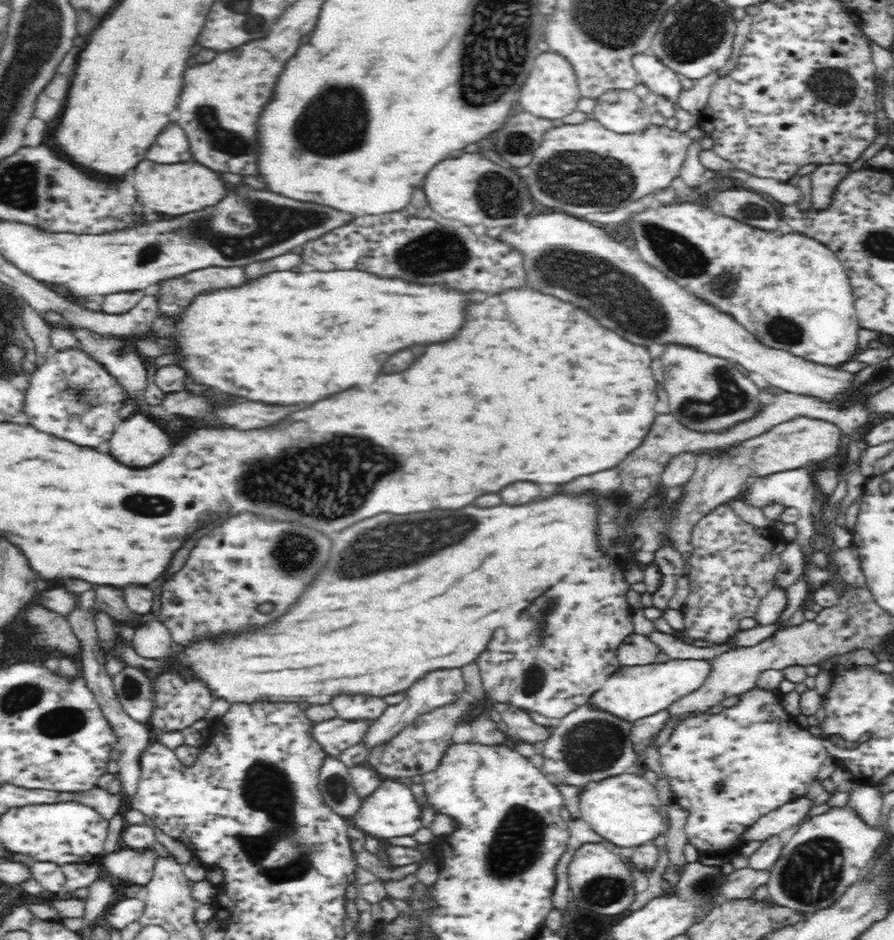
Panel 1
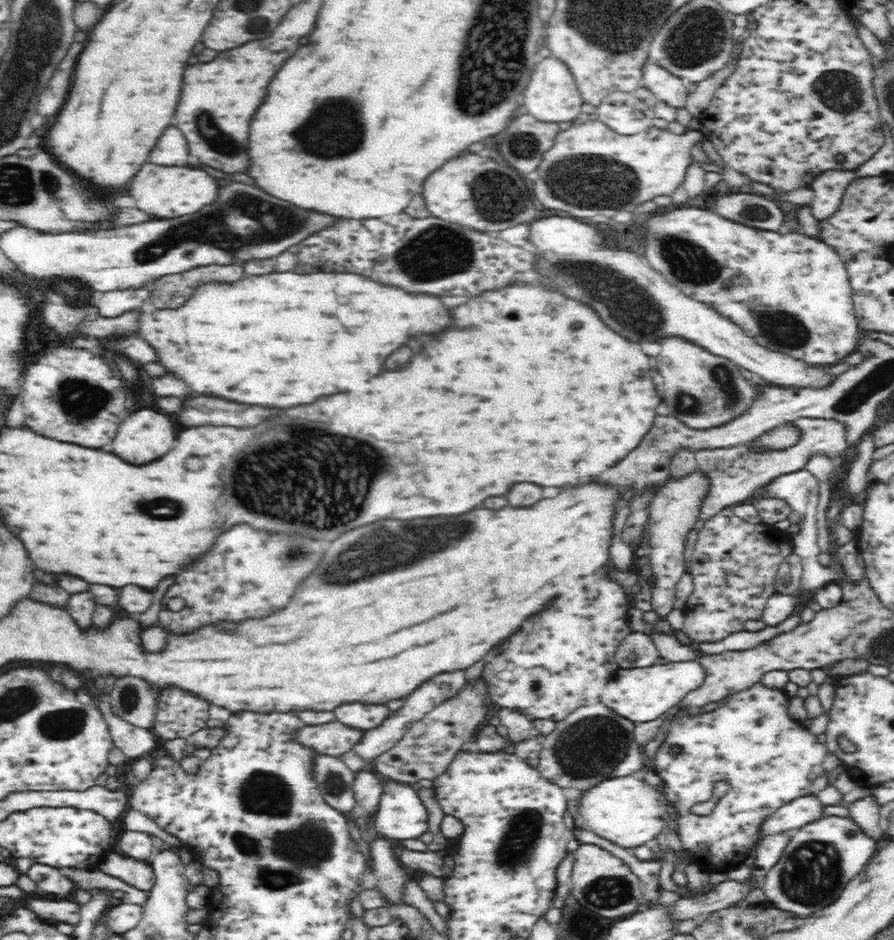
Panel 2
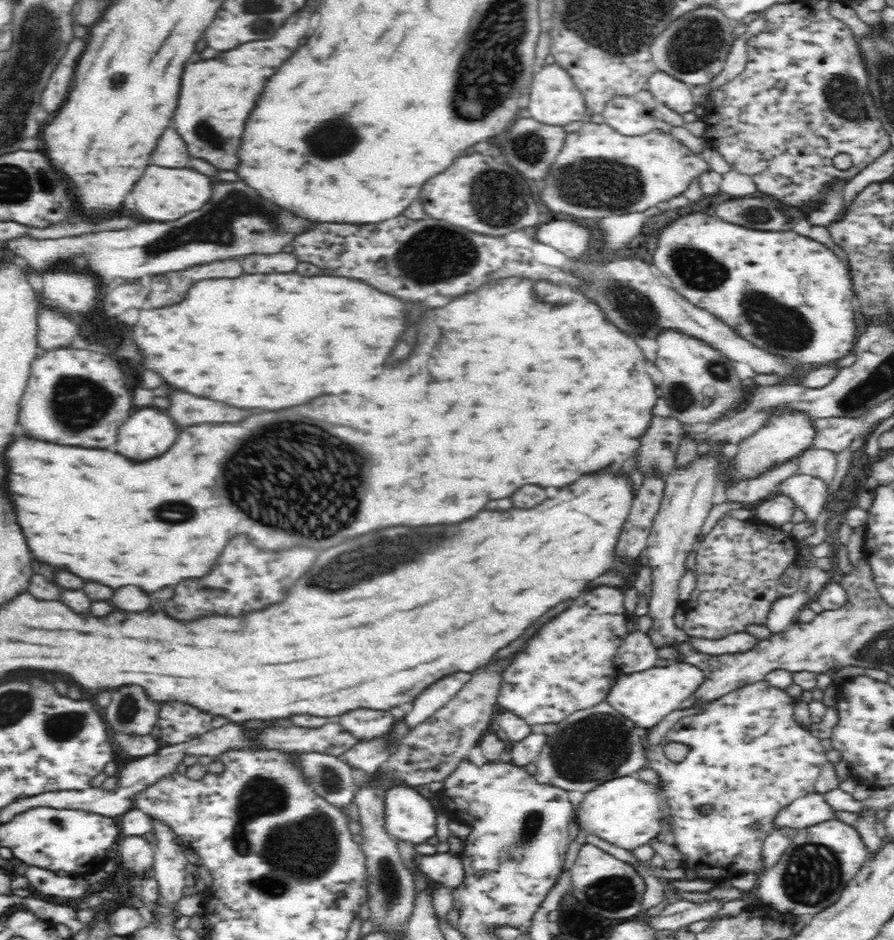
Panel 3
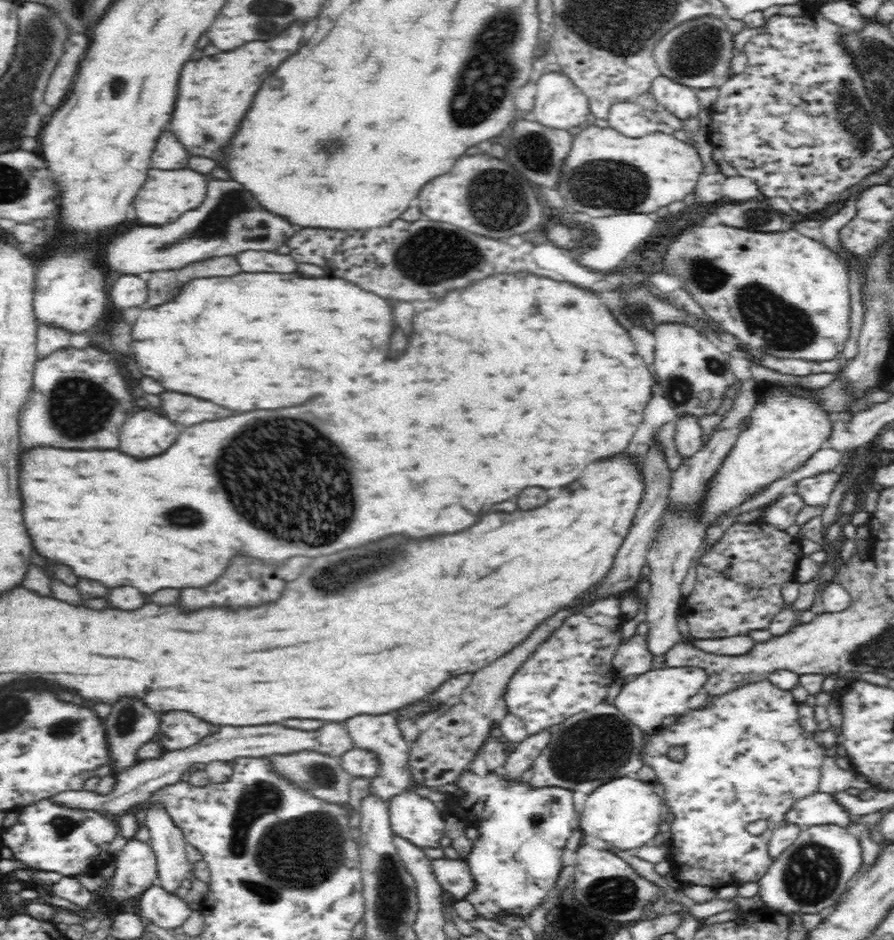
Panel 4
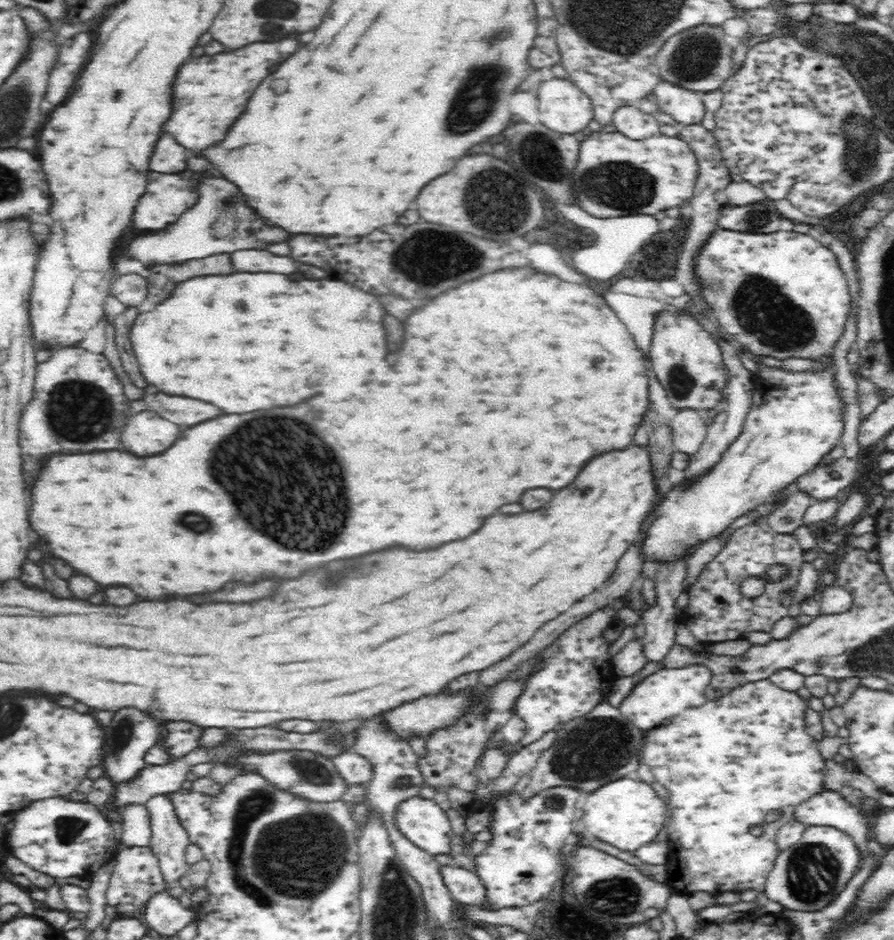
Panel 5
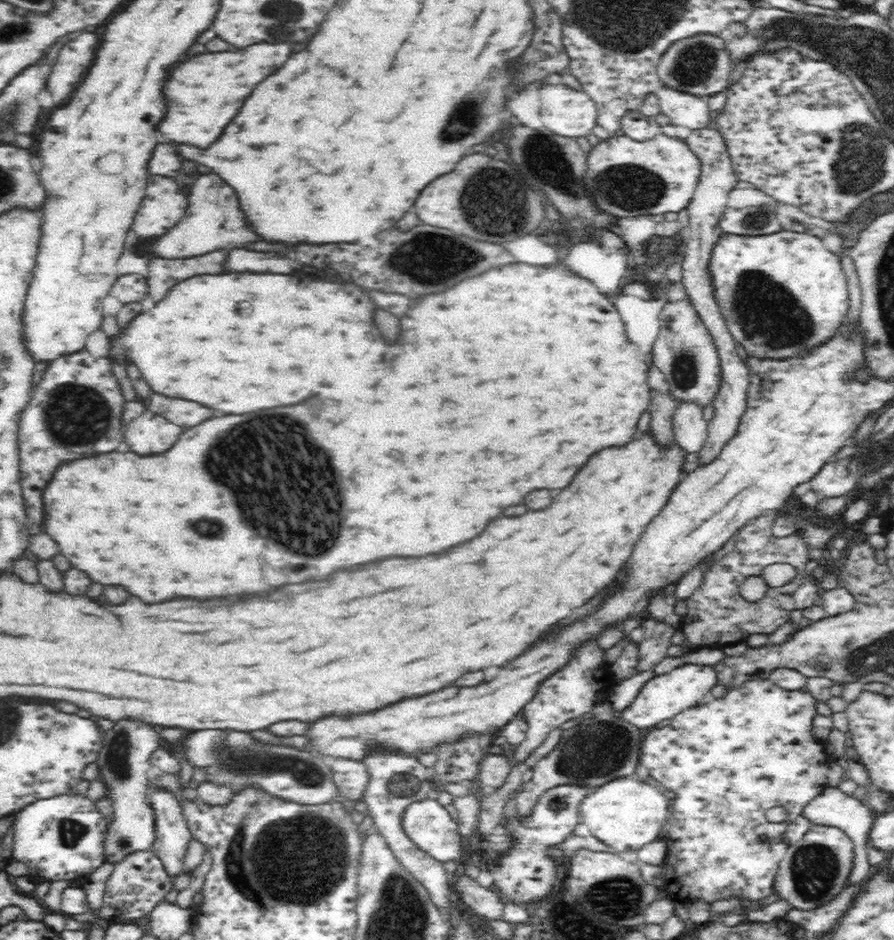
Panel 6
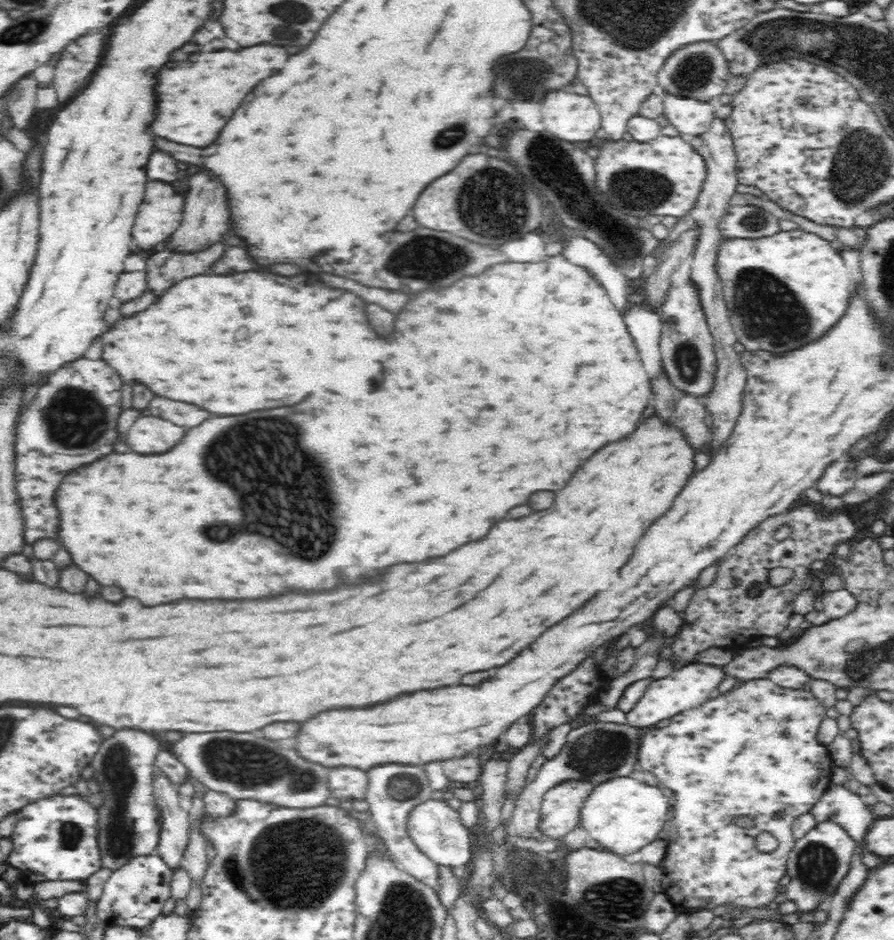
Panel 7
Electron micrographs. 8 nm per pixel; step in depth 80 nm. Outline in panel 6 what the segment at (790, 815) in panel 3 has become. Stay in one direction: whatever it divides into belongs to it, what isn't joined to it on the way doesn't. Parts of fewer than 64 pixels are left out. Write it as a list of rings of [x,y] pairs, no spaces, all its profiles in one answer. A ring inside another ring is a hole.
[[[828,786],[802,812],[802,815],[810,819],[813,824],[832,825],[844,831],[852,839],[853,861],[851,862],[852,868],[850,869],[850,874],[845,882],[845,888],[848,888],[848,886],[858,886],[858,884],[862,884],[862,882],[865,882],[872,875],[872,872],[870,872],[870,862],[867,859],[868,853],[866,852],[869,842],[868,835],[875,816],[872,813],[871,806],[864,804],[862,801],[863,797],[857,794],[848,795],[838,787]]]

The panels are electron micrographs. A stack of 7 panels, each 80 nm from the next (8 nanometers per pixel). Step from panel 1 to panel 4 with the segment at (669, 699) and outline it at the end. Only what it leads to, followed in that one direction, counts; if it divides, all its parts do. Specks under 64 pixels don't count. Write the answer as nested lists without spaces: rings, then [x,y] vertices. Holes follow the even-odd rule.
[[[697,667],[650,670],[634,678],[626,679],[614,700],[614,706],[640,730],[649,734],[662,726],[664,718],[682,714],[688,709],[688,700],[700,692],[700,688],[704,687],[707,680],[706,670]]]

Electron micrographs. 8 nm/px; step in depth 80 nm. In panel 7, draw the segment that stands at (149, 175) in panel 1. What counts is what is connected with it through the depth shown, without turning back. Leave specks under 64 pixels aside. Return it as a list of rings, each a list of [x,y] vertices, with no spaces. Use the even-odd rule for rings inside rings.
[[[146,184],[144,200],[132,230],[133,247],[148,252],[166,242],[180,228],[184,214],[184,197],[168,184]]]

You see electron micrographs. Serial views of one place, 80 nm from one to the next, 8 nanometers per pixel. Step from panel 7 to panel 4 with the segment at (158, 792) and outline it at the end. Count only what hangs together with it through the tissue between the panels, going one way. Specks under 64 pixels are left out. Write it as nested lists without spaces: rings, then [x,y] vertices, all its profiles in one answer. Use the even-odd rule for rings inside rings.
[[[160,801],[145,804],[146,826],[150,833],[149,845],[154,851],[161,887],[175,893],[182,881],[190,878],[192,863],[186,854],[184,833],[172,817],[166,805]]]

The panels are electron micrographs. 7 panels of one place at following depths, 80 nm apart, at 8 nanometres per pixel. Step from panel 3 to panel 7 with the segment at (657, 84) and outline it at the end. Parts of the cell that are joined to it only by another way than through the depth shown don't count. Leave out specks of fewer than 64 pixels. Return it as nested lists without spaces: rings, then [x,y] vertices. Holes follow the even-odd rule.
[[[661,93],[664,102],[664,116],[670,120],[678,134],[700,138],[708,132],[716,118],[708,103],[698,99],[686,99],[680,95]]]

